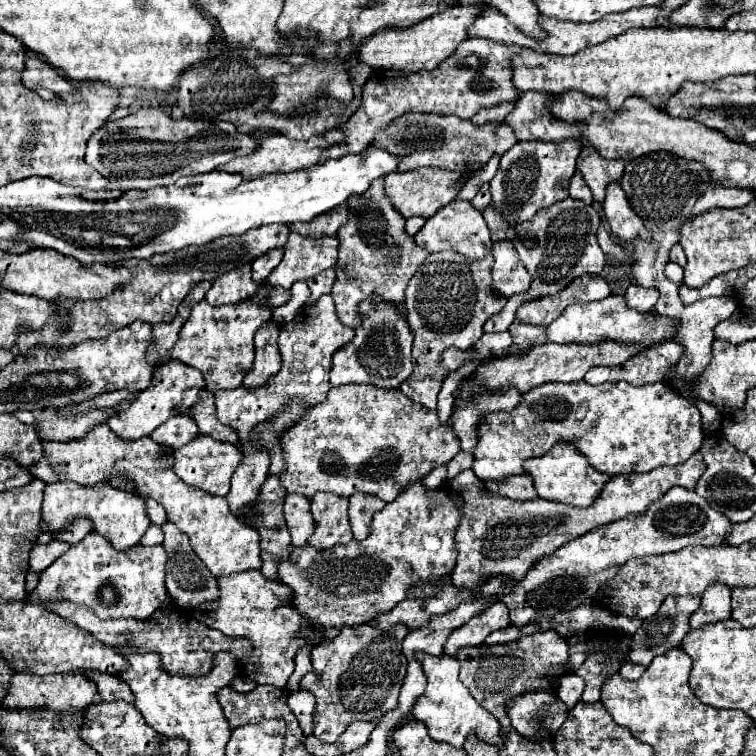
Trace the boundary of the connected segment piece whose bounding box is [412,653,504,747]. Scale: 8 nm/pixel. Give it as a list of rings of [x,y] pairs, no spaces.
[[[418,653],[418,661],[422,663],[422,669],[428,677],[428,687],[424,695],[416,701],[412,709],[412,717],[422,721],[428,727],[428,733],[436,741],[450,743],[454,747],[462,747],[468,735],[468,731],[474,731],[476,737],[482,737],[482,741],[488,741],[492,745],[504,745],[500,741],[500,723],[492,717],[492,713],[484,711],[476,699],[468,693],[468,689],[460,683],[458,679],[458,661],[456,657],[450,655],[428,655],[428,653]]]

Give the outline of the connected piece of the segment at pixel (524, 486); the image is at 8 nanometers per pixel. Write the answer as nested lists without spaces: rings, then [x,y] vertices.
[[[516,475],[516,477],[508,477],[500,483],[494,483],[494,481],[486,481],[484,483],[488,489],[492,489],[492,493],[498,493],[502,497],[510,497],[510,499],[536,499],[538,493],[536,493],[536,487],[534,487],[534,481],[532,477],[528,475]]]

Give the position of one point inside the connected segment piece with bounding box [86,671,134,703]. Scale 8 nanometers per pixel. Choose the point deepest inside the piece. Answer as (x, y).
(110, 688)

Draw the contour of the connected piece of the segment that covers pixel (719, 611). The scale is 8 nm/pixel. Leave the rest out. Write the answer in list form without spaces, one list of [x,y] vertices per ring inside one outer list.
[[[716,583],[710,585],[702,595],[702,605],[690,617],[690,629],[700,629],[708,623],[718,623],[730,617],[730,589]]]

